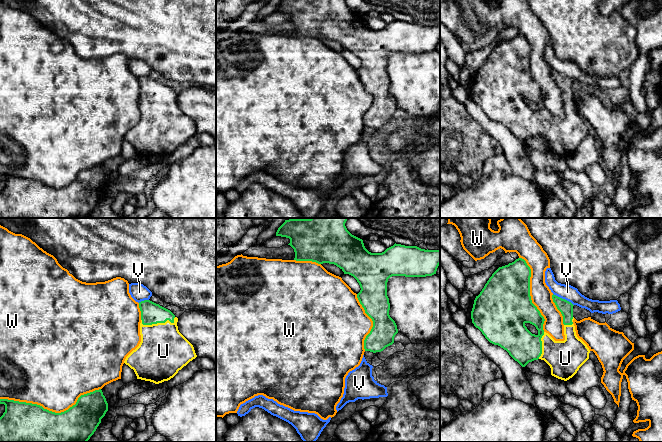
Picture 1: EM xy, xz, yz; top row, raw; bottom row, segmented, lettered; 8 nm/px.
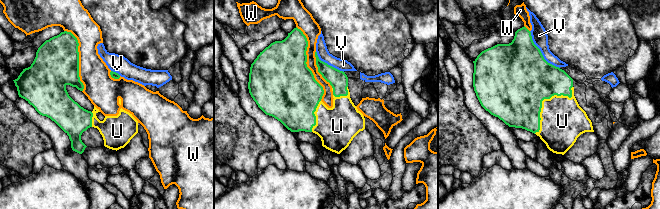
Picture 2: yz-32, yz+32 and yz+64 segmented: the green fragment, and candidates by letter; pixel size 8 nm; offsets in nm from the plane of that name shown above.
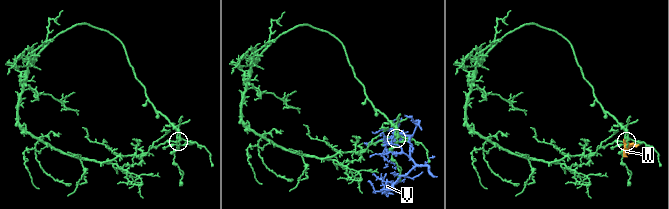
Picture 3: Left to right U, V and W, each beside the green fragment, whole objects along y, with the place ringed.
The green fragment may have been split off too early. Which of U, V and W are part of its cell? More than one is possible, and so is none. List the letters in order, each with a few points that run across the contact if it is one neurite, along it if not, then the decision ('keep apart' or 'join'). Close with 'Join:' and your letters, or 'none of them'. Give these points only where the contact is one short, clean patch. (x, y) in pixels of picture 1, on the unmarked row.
U: join
V: keep apart
W: keep apart
Join: U

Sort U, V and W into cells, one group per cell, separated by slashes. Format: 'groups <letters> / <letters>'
groups U / V / W

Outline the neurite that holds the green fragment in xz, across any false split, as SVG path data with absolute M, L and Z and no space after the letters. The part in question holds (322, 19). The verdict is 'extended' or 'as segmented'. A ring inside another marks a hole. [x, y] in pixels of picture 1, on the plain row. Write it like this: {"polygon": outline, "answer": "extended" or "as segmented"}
{"polygon": "M282 0L276 12L290 15L288 21L294 25L294 36L334 40L344 50L349 50L357 56L361 64L357 74L373 97L373 103L364 116L364 125L373 129L381 128L392 121L398 109L397 101L389 91L388 55L392 52L432 52L436 50L440 41L440 26L425 26L417 22L395 19L382 29L371 29L365 24L363 16L352 11L345 0Z", "answer": "as segmented"}

